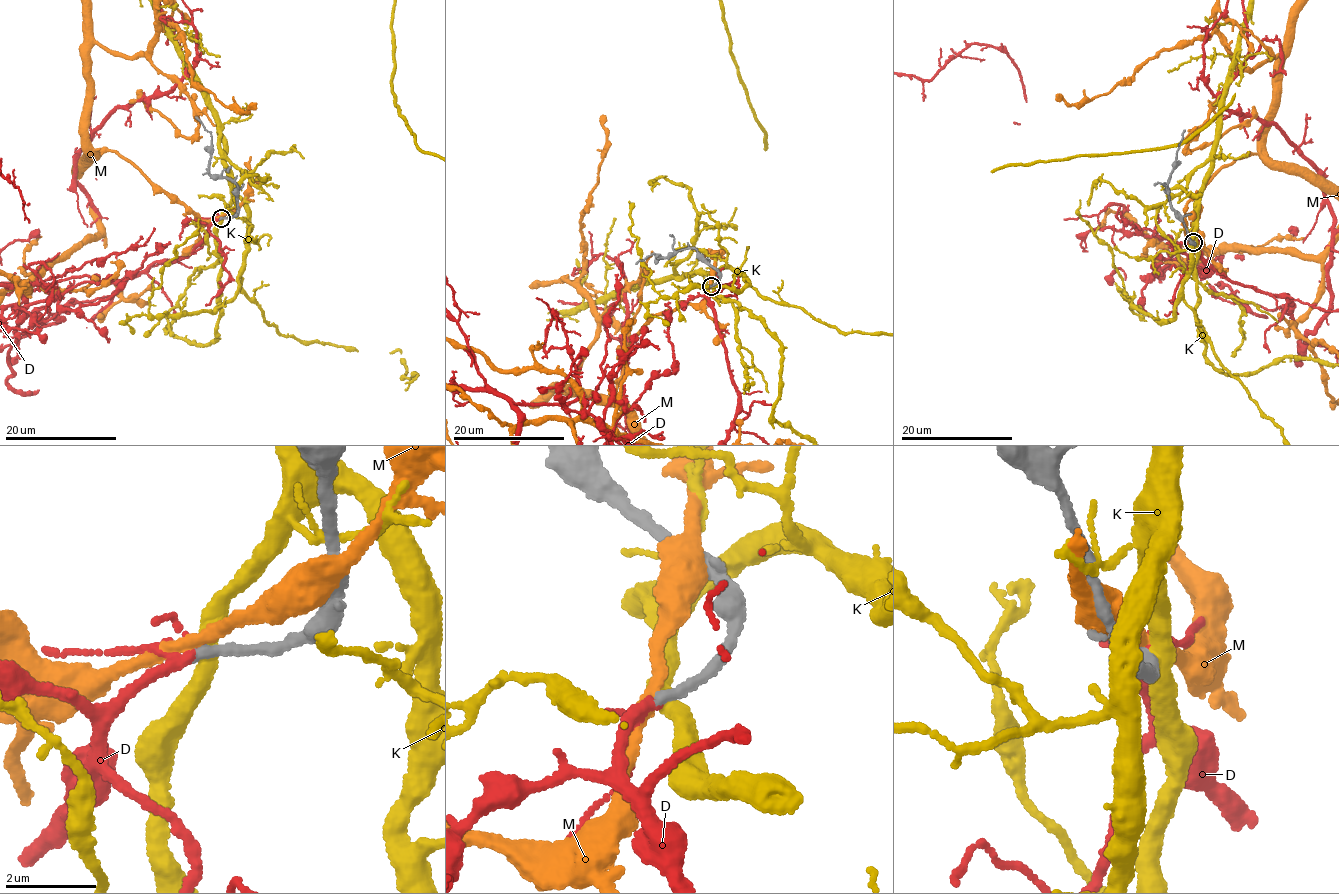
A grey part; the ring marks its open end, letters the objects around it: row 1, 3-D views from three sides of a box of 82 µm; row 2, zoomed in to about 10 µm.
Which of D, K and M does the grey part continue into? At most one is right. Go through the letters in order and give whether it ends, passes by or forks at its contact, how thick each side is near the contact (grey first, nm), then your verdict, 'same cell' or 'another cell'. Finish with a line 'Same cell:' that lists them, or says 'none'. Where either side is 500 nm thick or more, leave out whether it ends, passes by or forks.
D: it forks; calibres 260 and 160 nm; same cell
K: it passes by; calibres 280 and 400 nm; another cell
M: it passes by; calibres 260 and 280 nm; another cell
Same cell: D

